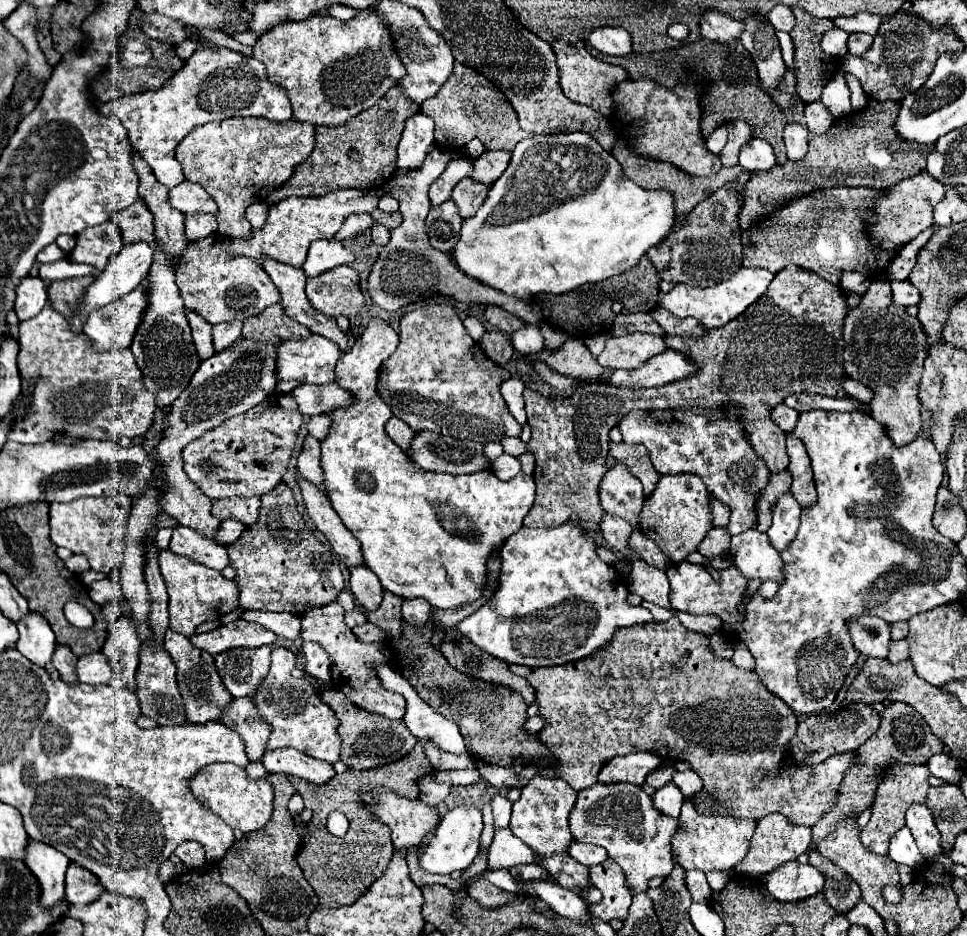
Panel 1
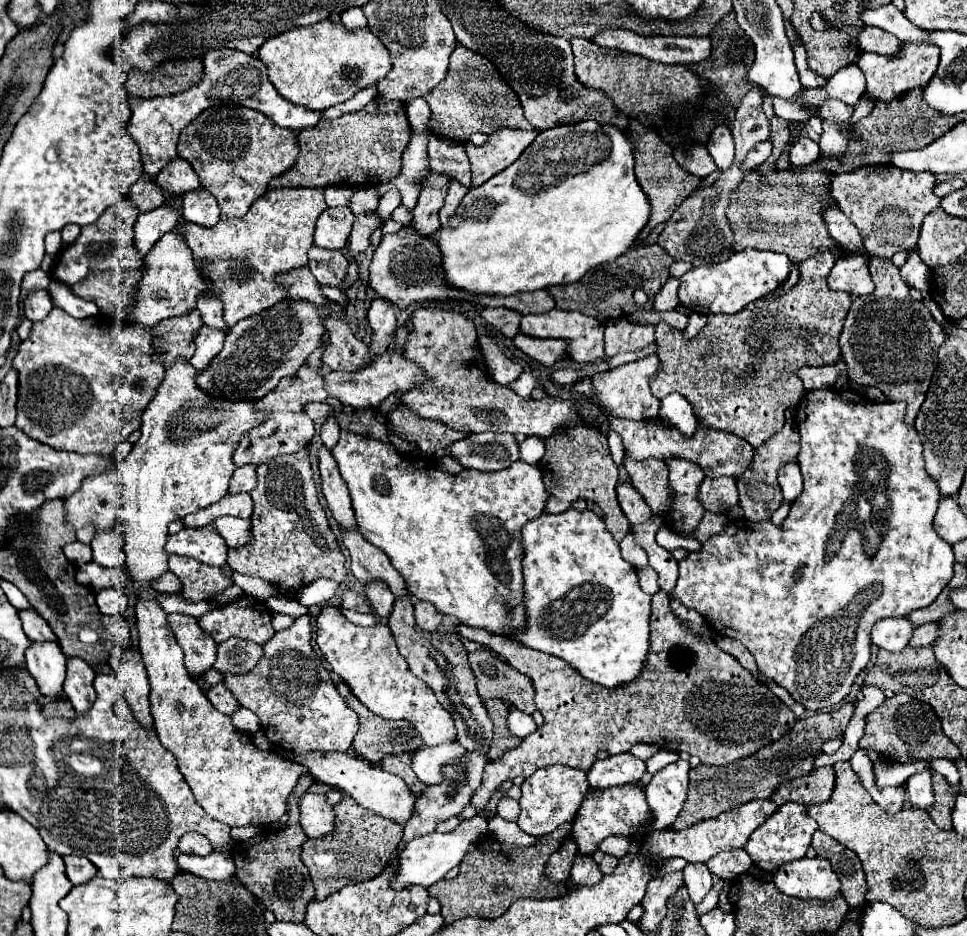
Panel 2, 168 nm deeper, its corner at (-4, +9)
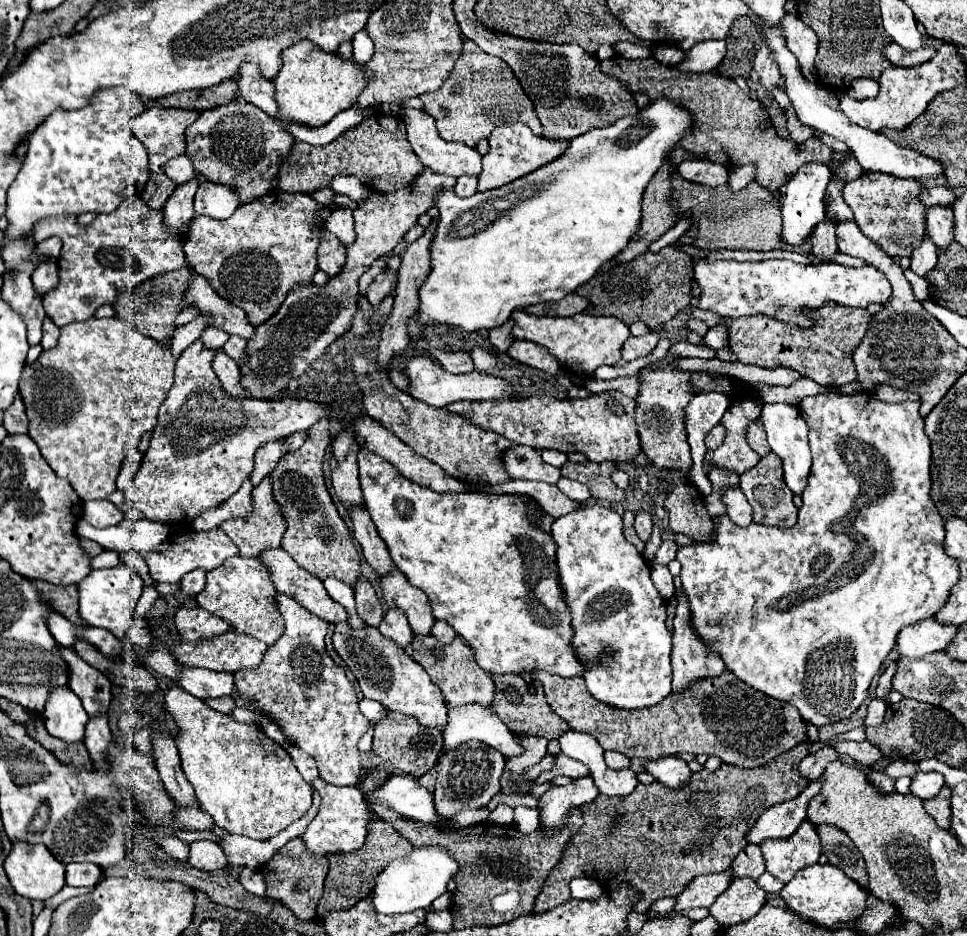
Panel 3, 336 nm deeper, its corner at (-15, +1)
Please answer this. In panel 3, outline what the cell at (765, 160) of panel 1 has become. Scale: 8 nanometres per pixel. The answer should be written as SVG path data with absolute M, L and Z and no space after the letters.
M741 166L741 168L731 168L729 170L729 186L731 190L739 190L739 188L745 188L751 178L753 178L753 166Z

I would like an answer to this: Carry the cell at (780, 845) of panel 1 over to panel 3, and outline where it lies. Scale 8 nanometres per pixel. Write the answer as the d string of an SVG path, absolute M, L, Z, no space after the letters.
M803 822L799 830L787 840L765 840L761 844L767 872L787 882L795 876L797 870L811 866L821 856L819 836L811 822Z

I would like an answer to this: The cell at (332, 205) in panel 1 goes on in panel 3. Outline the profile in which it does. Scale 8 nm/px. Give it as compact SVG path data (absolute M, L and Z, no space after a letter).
M273 188L265 196L245 206L223 222L195 216L183 252L187 264L209 280L213 290L233 306L247 312L253 326L269 320L283 304L295 284L309 284L317 270L317 248L321 230L313 230L317 216L321 222L331 212L307 194L291 194Z

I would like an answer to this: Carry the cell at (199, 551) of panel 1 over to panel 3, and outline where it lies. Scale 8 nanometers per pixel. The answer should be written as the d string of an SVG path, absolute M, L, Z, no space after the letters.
M177 528L173 530L155 550L143 554L143 560L149 566L149 576L157 582L171 582L177 584L181 580L183 574L201 568L205 572L221 566L227 558L237 554L237 546L231 542L231 538L221 530L207 530L207 532L199 532L199 530L189 530L189 528Z

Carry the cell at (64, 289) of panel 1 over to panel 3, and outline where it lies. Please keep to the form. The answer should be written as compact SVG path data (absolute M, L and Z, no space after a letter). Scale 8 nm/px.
M181 266L179 270L169 270L167 274L157 274L155 278L139 284L133 292L123 294L119 298L119 302L115 304L117 316L133 320L141 334L165 344L173 336L177 314L187 308L185 292L189 288L189 280L193 274L195 274L195 270L191 270L189 266Z

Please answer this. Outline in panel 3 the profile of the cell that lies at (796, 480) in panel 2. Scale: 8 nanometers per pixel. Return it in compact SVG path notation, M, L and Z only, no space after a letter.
M763 404L759 420L763 422L763 430L767 434L771 452L775 452L783 462L787 486L795 494L801 494L803 488L807 486L807 474L811 470L811 450L809 450L809 440L807 440L807 424L803 422L799 408L791 404Z

